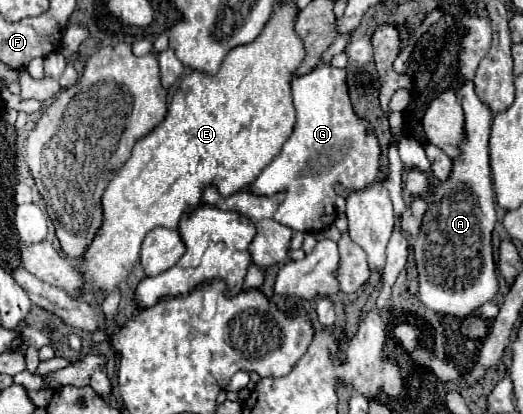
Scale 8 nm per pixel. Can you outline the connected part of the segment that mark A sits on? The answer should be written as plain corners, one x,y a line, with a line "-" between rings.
471,82
461,86
459,100
465,110
465,142
461,144
461,156
453,160
449,180
433,190
431,206
423,218
413,250
419,268
419,300
435,312
463,318
489,302
499,286
491,250
495,202
489,168
489,130
493,114
477,98

